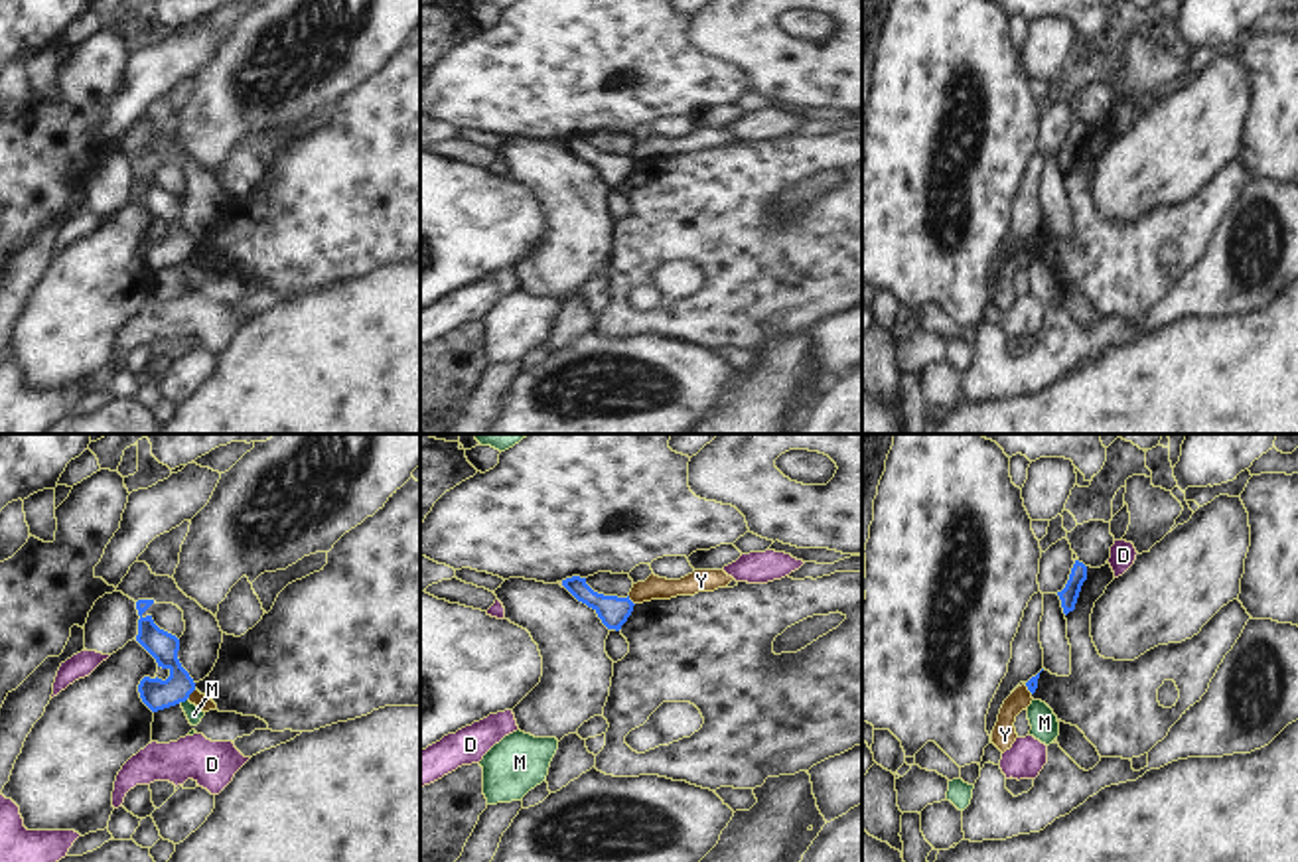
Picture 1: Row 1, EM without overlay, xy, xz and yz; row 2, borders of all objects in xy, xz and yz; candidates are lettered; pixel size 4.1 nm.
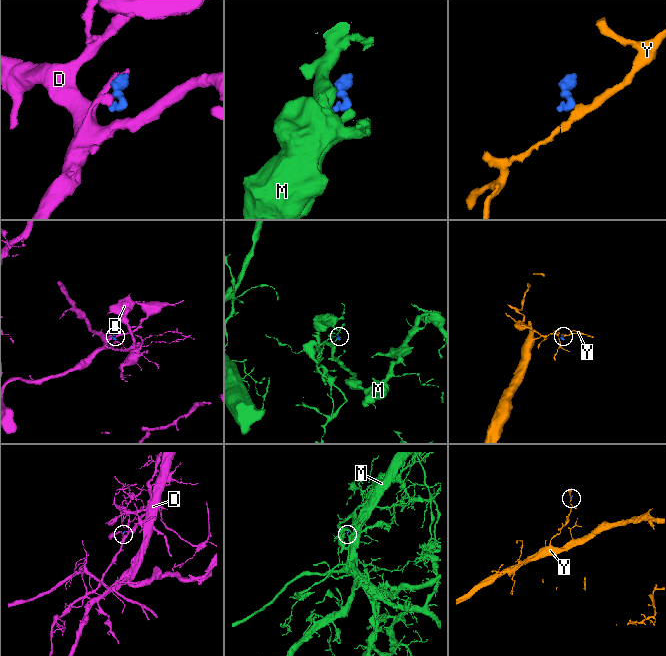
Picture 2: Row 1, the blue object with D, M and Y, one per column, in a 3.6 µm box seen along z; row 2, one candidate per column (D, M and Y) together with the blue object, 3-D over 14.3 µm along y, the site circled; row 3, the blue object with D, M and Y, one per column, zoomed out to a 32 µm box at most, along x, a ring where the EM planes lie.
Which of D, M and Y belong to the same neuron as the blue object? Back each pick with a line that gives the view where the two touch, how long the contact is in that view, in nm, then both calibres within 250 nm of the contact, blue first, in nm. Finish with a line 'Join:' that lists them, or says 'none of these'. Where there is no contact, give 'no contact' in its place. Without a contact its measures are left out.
Join: none of these

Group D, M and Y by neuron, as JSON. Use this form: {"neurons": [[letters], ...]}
{"neurons": [["D"], ["M"], ["Y"]]}

